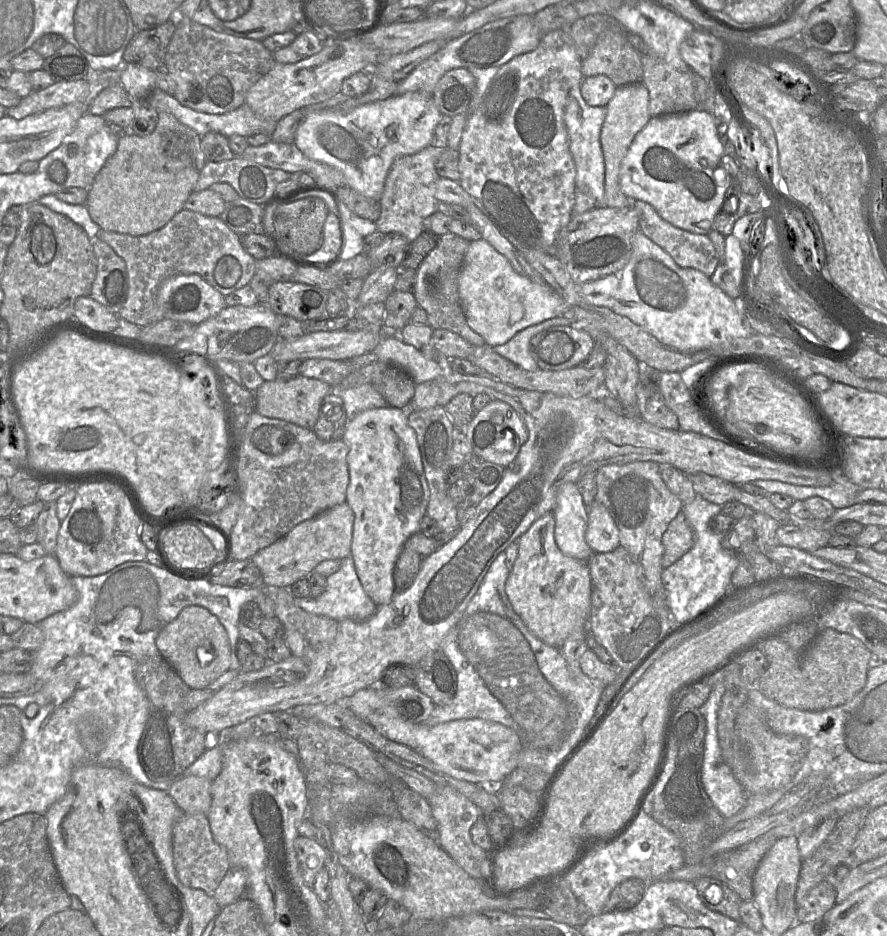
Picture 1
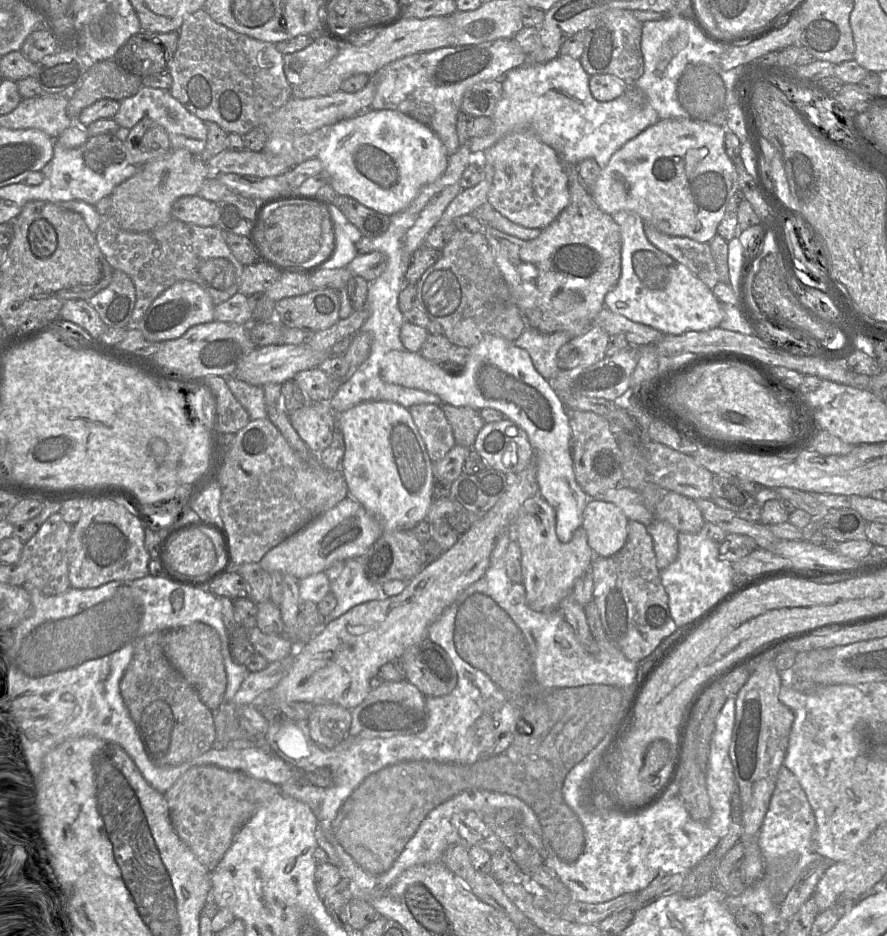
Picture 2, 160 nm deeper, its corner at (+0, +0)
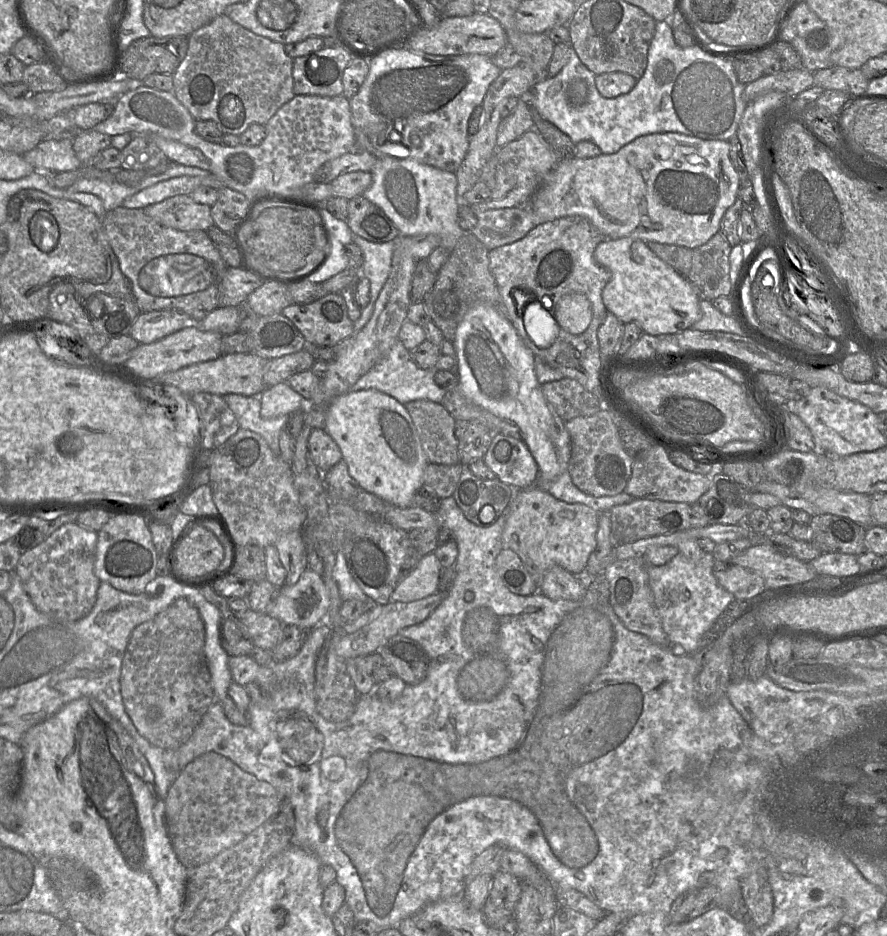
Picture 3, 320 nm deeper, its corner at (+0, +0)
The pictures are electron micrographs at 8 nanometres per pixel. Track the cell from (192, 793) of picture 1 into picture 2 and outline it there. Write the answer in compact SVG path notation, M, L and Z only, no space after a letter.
M200 764L185 771L164 795L175 832L211 871L229 849L236 832L256 809L280 792L280 786L241 771Z

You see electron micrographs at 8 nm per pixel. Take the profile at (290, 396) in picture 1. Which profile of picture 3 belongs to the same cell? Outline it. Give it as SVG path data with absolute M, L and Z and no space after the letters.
M322 428L312 429L308 449L313 463L321 473L326 473L342 459L338 445Z

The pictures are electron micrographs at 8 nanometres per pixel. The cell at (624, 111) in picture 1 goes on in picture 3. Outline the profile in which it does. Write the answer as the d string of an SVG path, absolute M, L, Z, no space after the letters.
M631 237L604 239L595 248L594 259L610 273L610 280L602 291L603 303L607 311L614 314L623 324L635 322L644 333L658 336L676 334L691 328L701 318L700 298L691 284L674 268L656 256L646 242Z

